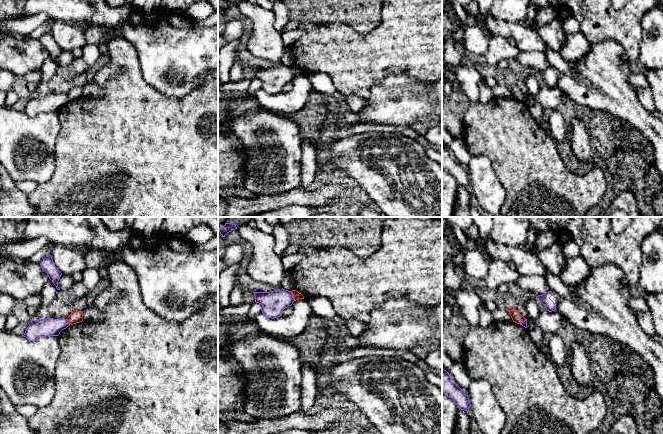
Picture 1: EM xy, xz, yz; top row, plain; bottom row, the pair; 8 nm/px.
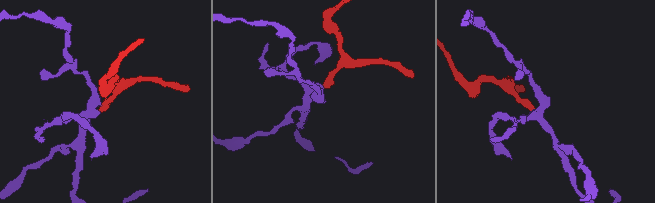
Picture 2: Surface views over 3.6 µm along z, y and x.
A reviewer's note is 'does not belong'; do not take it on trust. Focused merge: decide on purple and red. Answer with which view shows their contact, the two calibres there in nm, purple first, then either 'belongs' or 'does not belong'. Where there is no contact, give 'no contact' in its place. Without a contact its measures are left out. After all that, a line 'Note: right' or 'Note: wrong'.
meets purple in xz; 190 nm thick on the purple side, 60 nm on the other; does not belong
Note: right

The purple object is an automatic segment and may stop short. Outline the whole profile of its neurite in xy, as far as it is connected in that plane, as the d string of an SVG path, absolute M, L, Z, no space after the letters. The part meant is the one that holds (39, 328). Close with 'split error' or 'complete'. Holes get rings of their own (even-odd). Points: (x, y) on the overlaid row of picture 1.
M46 318L32 320L23 336L29 341L35 341L40 337L58 336L69 325L70 323L67 319Z | complete

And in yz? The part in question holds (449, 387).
M442 368L442 393L451 398L461 410L469 411L471 406L468 395L455 383L449 372Z | complete

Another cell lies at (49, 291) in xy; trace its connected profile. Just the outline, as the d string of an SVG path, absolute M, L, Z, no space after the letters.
M49 279L47 281L47 283L45 284L41 294L42 294L42 302L41 302L41 307L44 307L44 306L48 306L50 305L56 294L57 294L57 288L56 286L53 284L53 282Z

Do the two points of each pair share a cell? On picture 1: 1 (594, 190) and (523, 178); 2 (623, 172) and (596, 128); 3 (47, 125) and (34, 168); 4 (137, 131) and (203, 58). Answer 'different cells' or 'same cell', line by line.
1: same cell
2: same cell
3: same cell
4: different cells

